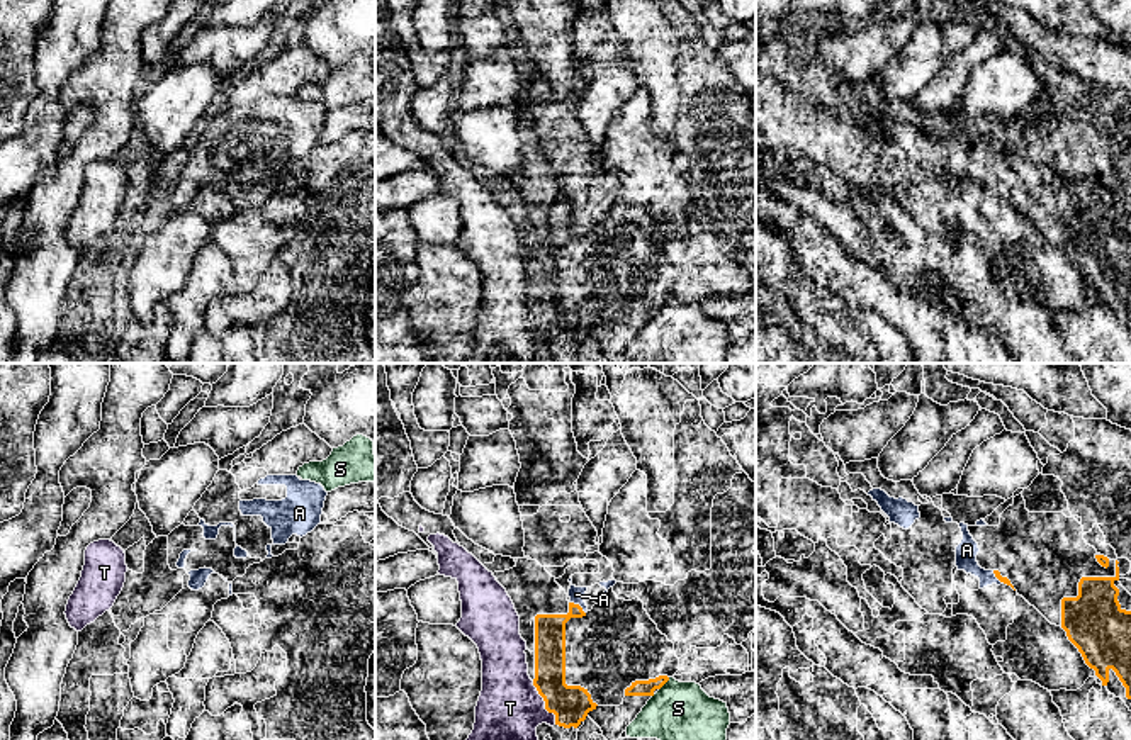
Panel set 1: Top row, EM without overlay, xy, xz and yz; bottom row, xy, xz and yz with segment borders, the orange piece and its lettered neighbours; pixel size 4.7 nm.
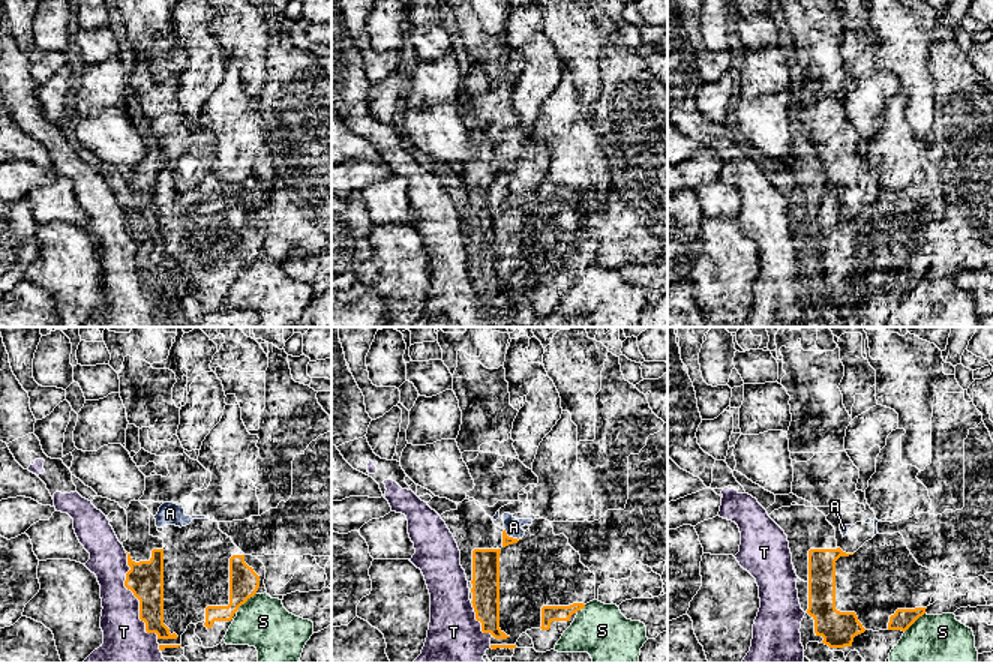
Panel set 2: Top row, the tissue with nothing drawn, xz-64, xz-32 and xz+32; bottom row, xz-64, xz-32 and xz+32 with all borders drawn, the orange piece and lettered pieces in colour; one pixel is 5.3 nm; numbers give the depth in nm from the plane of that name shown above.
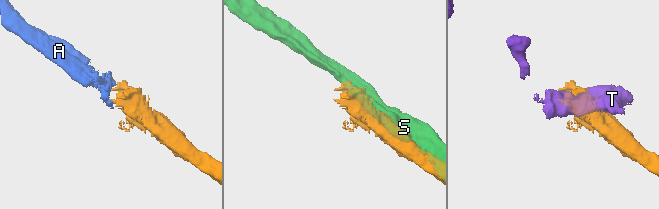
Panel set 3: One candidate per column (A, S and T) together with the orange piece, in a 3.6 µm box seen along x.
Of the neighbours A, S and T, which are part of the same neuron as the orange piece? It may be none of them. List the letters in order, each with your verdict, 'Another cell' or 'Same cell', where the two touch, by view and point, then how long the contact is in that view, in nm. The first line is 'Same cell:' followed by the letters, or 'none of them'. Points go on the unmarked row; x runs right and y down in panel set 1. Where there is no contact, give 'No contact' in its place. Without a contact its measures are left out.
Same cell: A
A: Same cell. Touches orange at xz (579, 226). Shared border 90 nm
S: Another cell. Touches orange at xz (664, 302). Shared border 80 nm
T: Another cell. Touches orange at xz (545, 323). Shared border 240 nm

